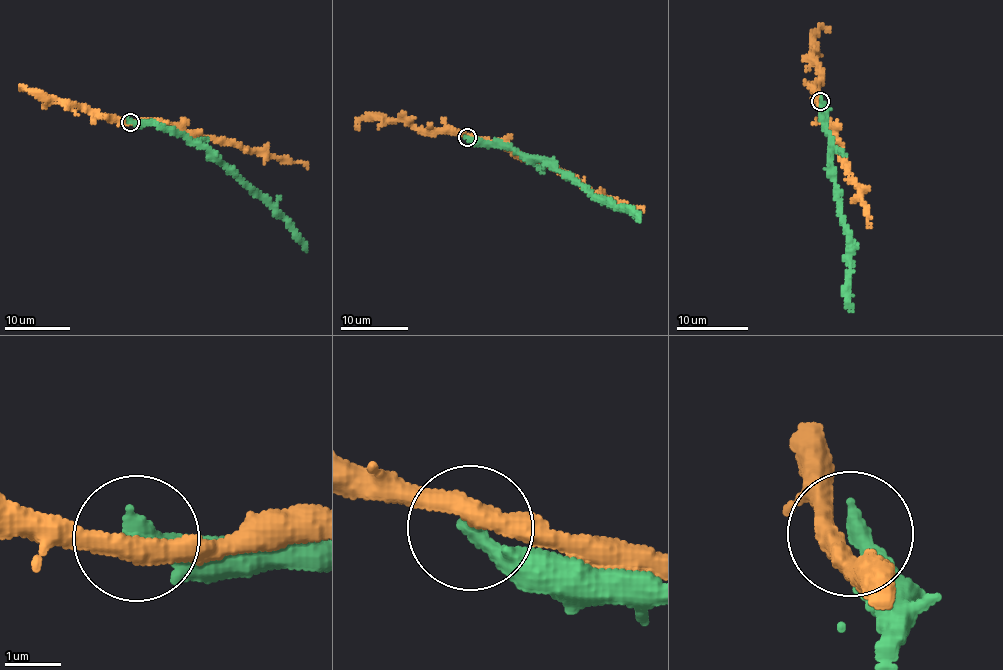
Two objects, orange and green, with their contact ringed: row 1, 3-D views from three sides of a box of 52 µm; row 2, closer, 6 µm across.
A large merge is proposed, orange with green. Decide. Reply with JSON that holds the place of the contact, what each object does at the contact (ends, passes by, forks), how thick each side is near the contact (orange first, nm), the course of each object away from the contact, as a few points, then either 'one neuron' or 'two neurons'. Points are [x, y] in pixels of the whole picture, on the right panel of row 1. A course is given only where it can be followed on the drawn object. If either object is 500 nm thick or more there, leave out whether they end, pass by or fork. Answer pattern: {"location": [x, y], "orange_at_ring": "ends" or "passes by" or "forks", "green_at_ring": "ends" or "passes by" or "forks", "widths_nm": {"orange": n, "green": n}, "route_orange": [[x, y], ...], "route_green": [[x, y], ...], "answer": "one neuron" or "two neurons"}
{"location": [820, 101], "orange_at_ring": "passes by", "green_at_ring": "ends", "widths_nm": {"orange": 360, "green": 380}, "route_orange": [[818, 101], [837, 140], [844, 165], [856, 182], [870, 228]], "route_green": [[820, 101], [830, 148], [829, 175], [834, 182], [842, 223], [849, 232], [848, 304], [854, 311]], "answer": "two neurons"}

